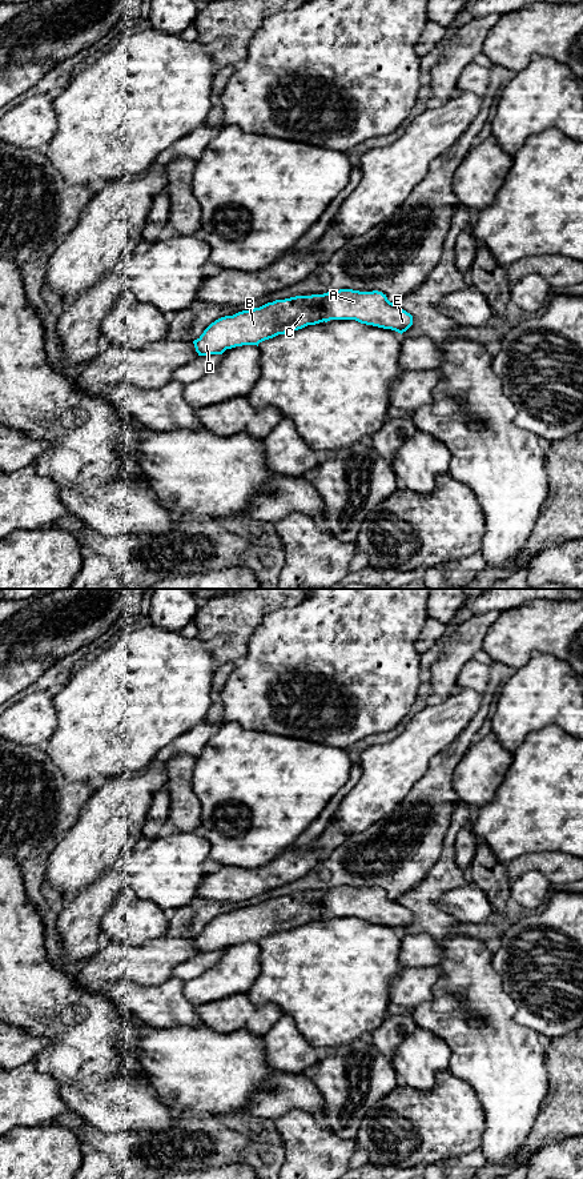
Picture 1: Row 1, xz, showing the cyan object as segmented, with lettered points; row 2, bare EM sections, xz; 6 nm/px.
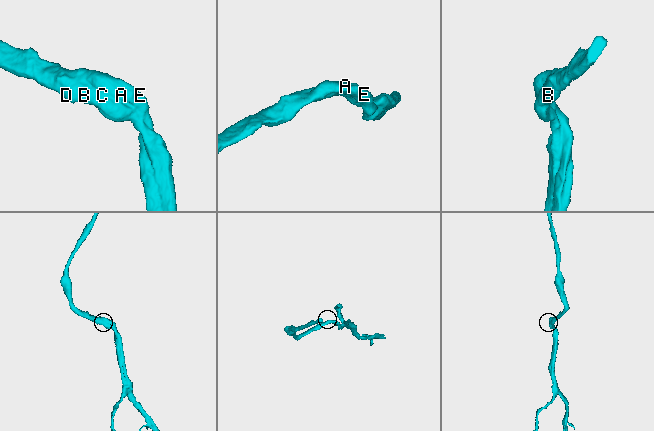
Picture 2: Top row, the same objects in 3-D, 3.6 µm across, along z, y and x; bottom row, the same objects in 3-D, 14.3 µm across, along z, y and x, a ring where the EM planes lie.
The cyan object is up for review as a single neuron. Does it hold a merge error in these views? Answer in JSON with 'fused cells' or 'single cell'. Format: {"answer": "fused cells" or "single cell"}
{"answer": "single cell"}

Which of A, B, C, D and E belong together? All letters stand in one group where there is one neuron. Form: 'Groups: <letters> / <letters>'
Groups: A B C D E

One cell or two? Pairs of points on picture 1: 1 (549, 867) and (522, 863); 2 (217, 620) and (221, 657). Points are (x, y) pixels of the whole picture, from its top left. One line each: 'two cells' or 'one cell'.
1: one cell
2: one cell

